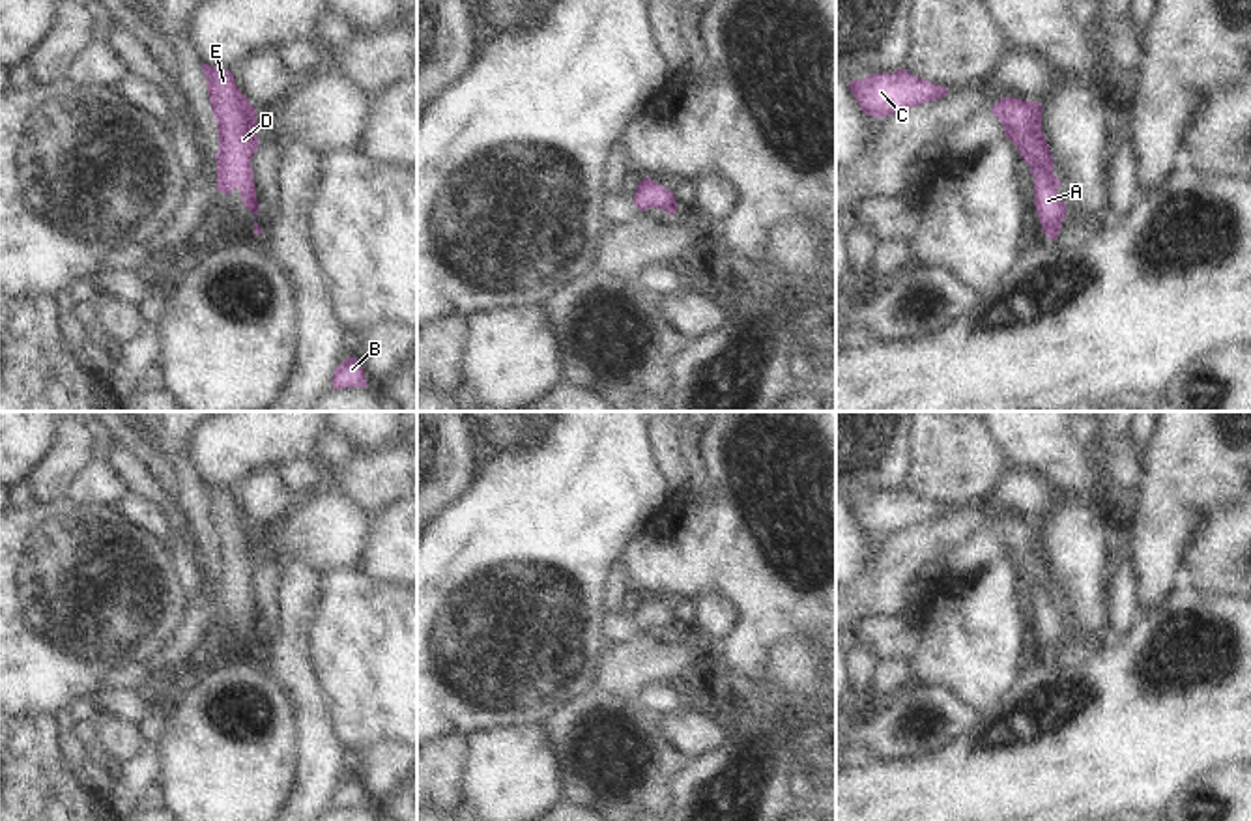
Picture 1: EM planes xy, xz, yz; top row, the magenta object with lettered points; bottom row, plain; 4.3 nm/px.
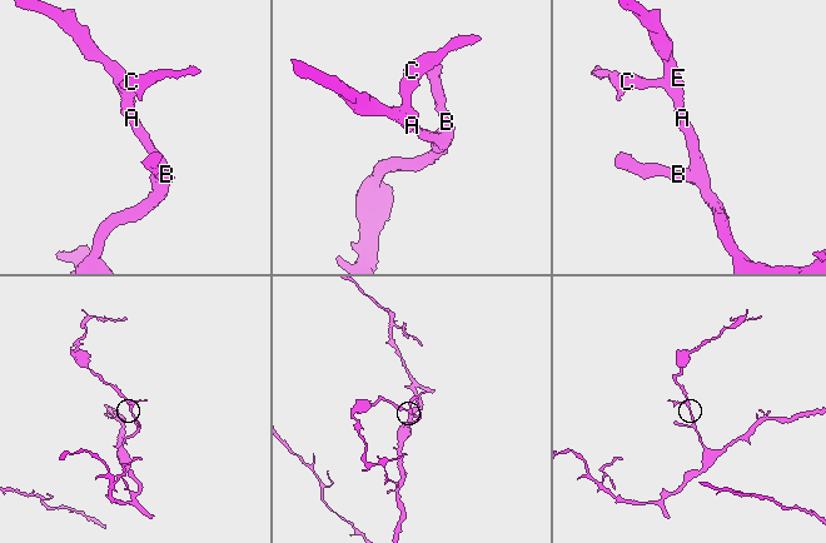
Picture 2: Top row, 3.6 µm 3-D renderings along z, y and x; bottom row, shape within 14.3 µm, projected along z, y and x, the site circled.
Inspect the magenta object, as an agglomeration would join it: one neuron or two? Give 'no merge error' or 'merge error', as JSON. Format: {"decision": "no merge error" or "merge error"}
{"decision": "no merge error"}

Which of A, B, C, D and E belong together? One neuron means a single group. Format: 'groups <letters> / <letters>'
groups A B C D E

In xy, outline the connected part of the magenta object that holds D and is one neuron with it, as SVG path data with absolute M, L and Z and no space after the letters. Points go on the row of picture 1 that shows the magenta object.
M204 62L200 65L206 75L211 112L217 120L217 193L230 194L236 187L245 208L256 217L258 200L251 161L258 148L258 110L239 92L232 71Z

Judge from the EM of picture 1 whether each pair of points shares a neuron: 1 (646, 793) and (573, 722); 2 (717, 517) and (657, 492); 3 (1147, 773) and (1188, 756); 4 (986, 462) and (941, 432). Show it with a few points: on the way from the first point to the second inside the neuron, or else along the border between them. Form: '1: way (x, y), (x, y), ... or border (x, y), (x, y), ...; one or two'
1: way (627, 775), (591, 739); one
2: border (672, 492), (642, 532); two
3: way (1156, 763), (1164, 756), (1179, 756); one
4: way (975, 462), (952, 444); one

